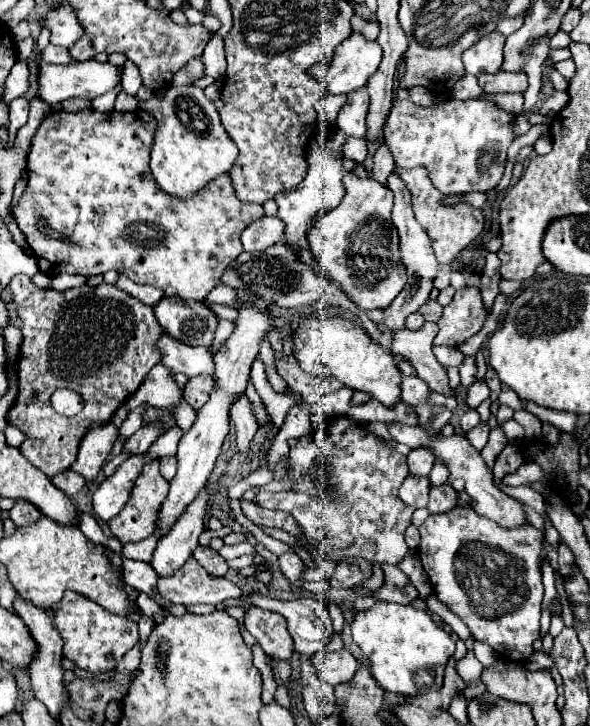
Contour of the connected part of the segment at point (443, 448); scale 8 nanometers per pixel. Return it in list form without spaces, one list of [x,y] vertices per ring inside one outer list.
[[[389,424],[389,432],[397,442],[407,444],[409,448],[429,448],[429,450],[433,450],[435,458],[445,462],[445,466],[449,468],[451,478],[463,478],[465,480],[465,492],[471,496],[471,506],[475,508],[477,514],[501,524],[503,528],[515,528],[515,526],[521,526],[521,524],[527,522],[521,504],[495,486],[493,476],[487,470],[479,450],[475,450],[471,446],[471,442],[467,440],[465,434],[453,434],[453,436],[447,438],[447,436],[441,436],[441,434],[429,434],[421,426],[403,426],[403,424]]]

